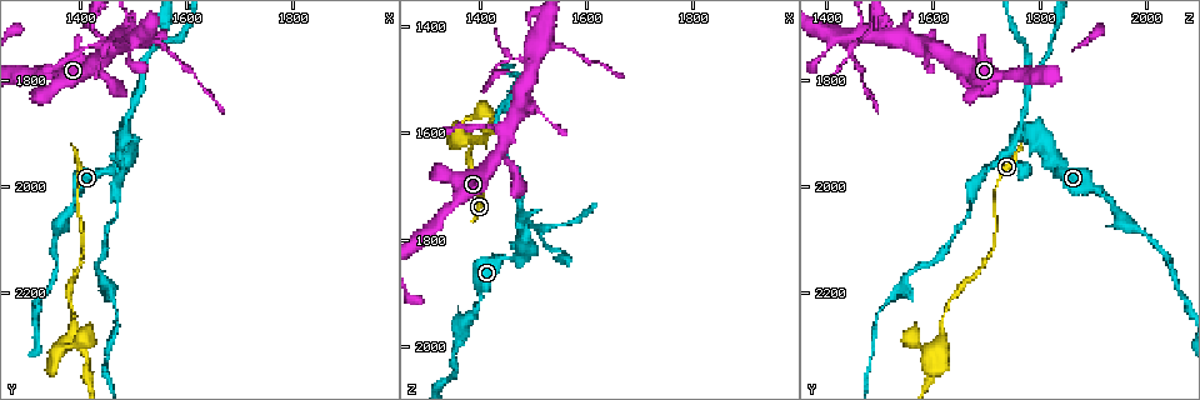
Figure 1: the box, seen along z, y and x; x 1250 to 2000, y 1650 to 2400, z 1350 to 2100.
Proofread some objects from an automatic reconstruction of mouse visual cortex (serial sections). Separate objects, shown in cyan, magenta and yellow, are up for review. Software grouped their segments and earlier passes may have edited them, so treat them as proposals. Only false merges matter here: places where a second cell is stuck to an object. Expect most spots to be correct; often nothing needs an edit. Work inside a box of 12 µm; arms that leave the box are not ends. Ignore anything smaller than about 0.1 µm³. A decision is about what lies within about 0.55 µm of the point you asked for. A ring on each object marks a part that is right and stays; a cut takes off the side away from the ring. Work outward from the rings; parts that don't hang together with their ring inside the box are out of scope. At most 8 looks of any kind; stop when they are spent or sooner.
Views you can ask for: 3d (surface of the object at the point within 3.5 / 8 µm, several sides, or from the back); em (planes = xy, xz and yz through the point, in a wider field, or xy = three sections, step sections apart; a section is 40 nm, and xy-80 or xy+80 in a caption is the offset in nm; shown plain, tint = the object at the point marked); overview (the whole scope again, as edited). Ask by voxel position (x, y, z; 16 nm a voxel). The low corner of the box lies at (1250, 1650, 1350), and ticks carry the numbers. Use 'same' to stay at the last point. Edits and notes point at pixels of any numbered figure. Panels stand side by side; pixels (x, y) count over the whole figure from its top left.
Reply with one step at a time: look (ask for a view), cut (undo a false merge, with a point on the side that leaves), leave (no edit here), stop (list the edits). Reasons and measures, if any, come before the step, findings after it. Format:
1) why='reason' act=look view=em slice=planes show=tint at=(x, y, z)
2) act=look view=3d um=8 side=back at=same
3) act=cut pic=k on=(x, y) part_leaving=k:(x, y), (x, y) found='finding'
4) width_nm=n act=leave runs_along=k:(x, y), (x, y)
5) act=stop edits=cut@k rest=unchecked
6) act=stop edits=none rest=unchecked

why='three arms meet' act=look view=3d um=8 at=(1515, 1810, 1780)

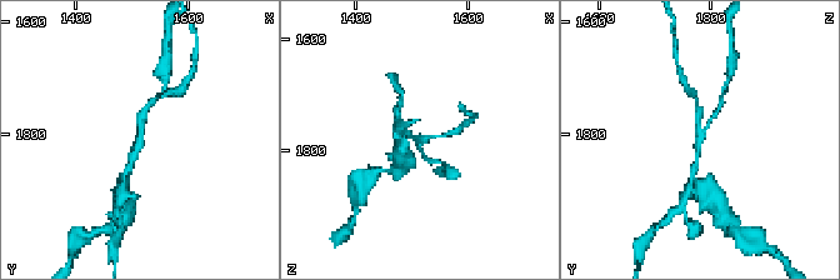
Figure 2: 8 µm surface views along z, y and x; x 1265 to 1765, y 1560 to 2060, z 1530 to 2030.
why='need the tissue' act=look view=em slice=xy step=1 show=tint at=(1515, 1805, 1785)

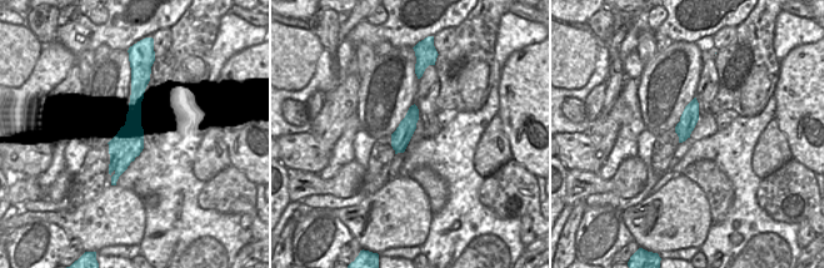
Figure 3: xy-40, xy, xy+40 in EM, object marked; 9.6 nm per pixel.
arm_widths_nm=150,200,200 act=cut pic=2 on=(674, 210) part_leaving=2:(689, 196), (653, 230) found='a second cell is stuck on'

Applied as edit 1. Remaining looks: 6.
why='narrows sharply' act=look view=3d um=8 at=(1400, 2010, 1920)

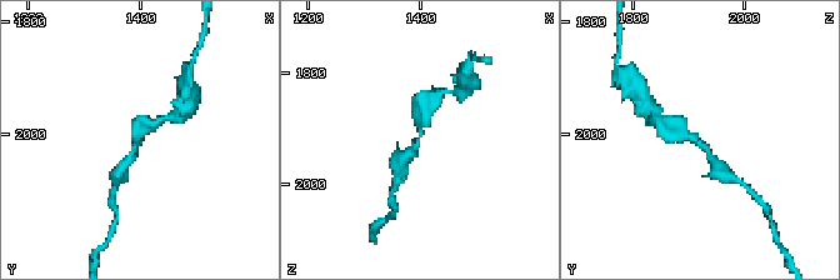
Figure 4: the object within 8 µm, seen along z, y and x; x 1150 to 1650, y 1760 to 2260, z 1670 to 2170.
why='closer look' act=look view=3d um=3.5 at=(1395, 2015, 1920)

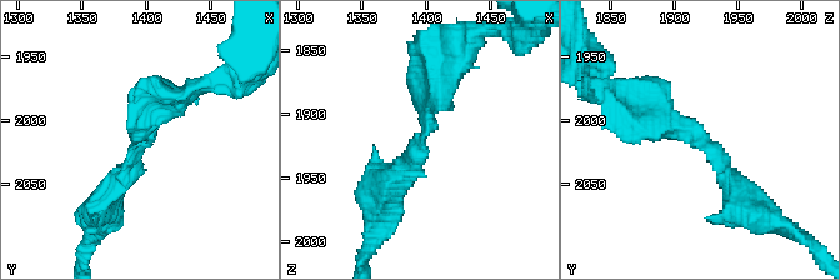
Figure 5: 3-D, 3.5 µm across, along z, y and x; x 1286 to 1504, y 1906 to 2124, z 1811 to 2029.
arm_widths_nm=300,350 act=look view=em slice=xy step=5 show=tint at=(1396, 2012, 1920)

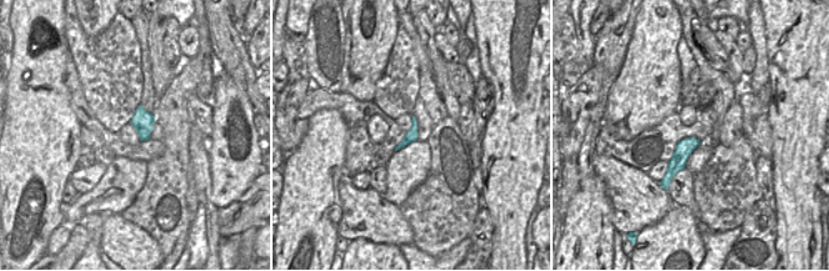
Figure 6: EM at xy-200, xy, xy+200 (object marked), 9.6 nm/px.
act=leave runs_along=5:(624, 100), (704, 139), (746, 196) found='one cell here'

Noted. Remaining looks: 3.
why='three-way junction' act=look view=3d um=3.5 side=back at=(1385, 2265, 1610)

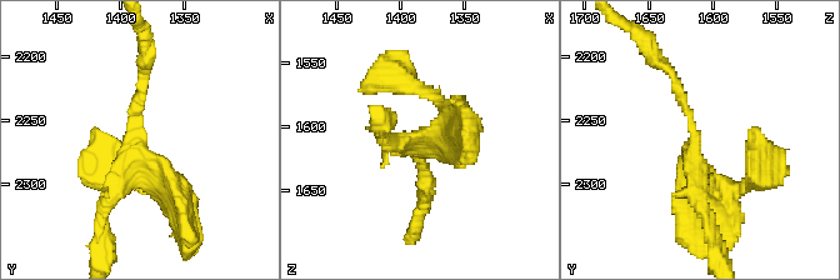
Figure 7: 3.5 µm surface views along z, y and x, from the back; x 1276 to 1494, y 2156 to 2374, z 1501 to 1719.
arms=3 arm_widths_nm=150,250,350 act=look view=em slice=xy step=1 show=tint at=(1392, 2264, 1614)

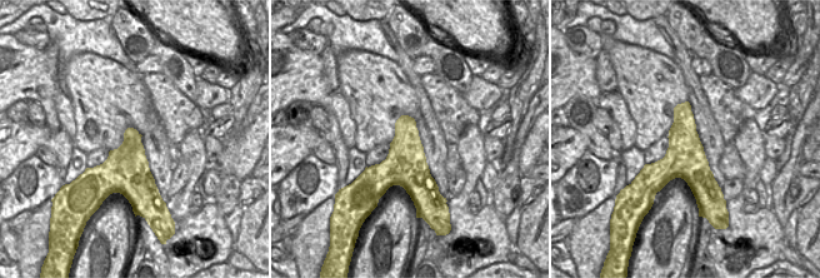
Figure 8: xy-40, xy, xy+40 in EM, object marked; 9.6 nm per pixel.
act=leave runs_along=7:(145, 69), (130, 138), (169, 191) found='all the same cell'

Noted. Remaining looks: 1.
act=stop edits=cut@2 rest=unchecked

